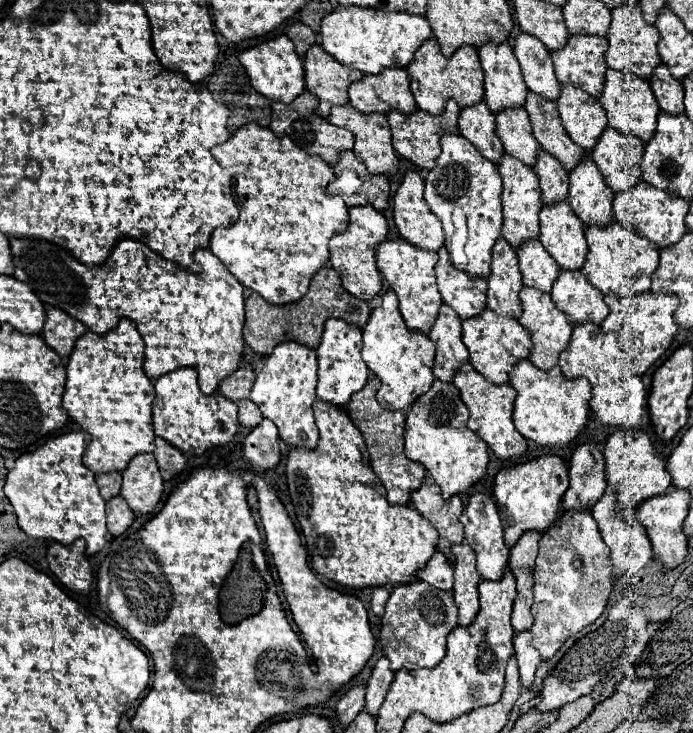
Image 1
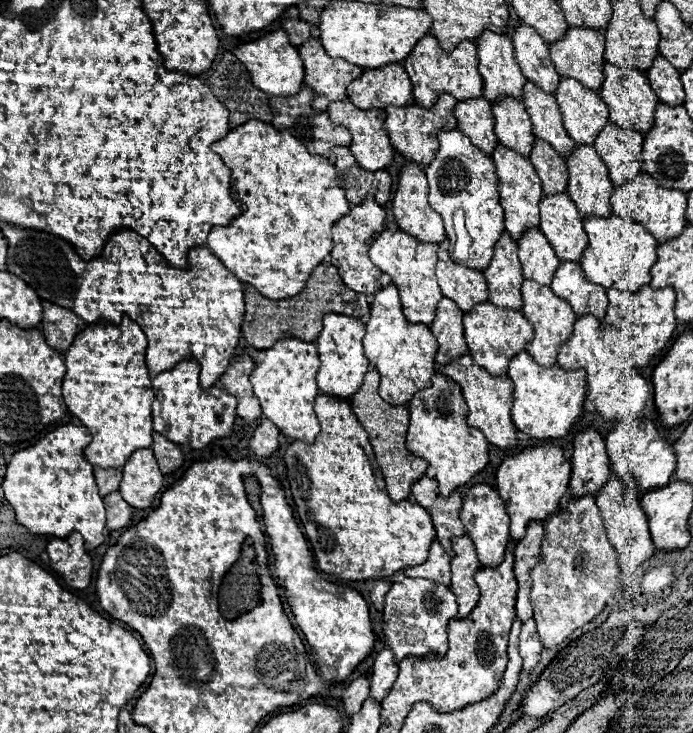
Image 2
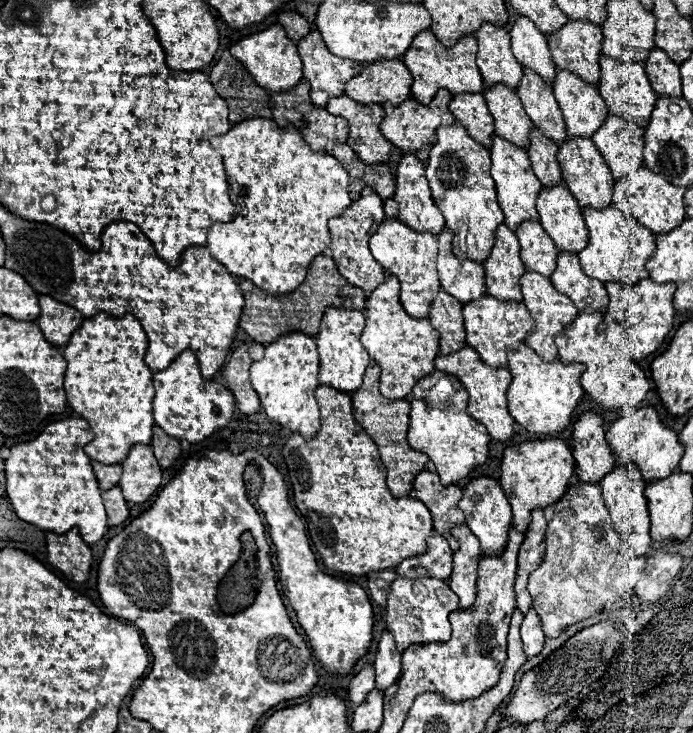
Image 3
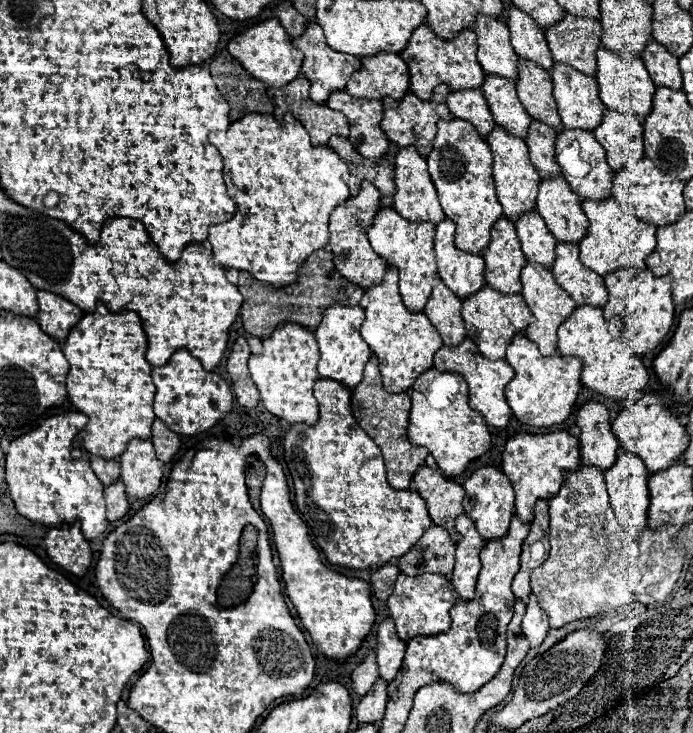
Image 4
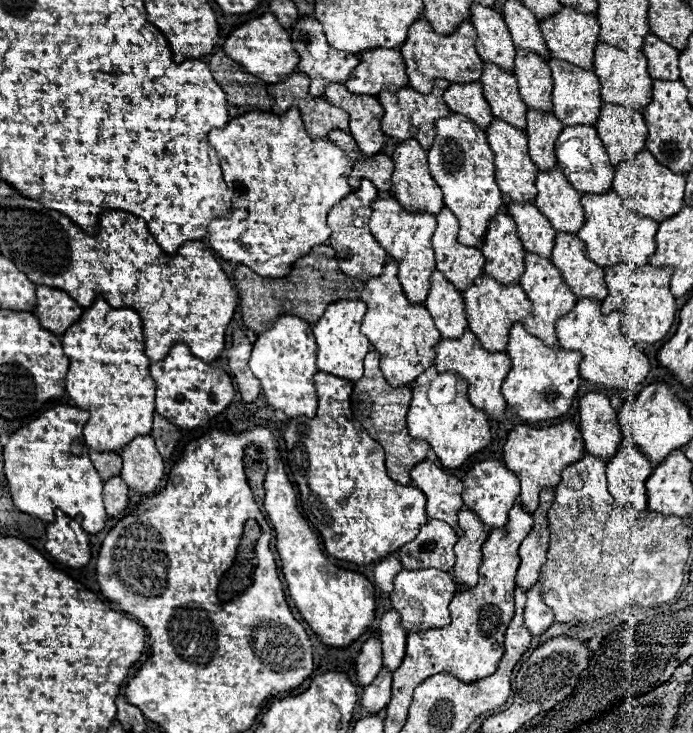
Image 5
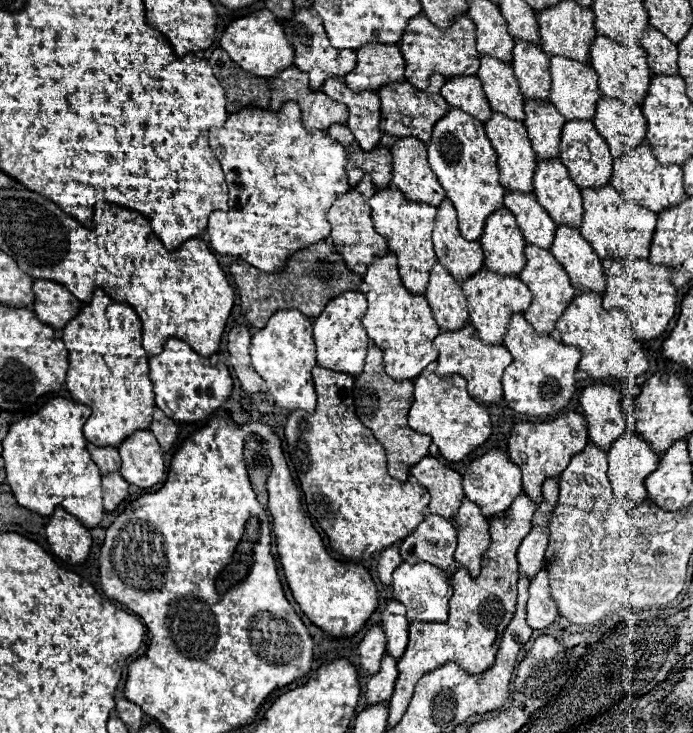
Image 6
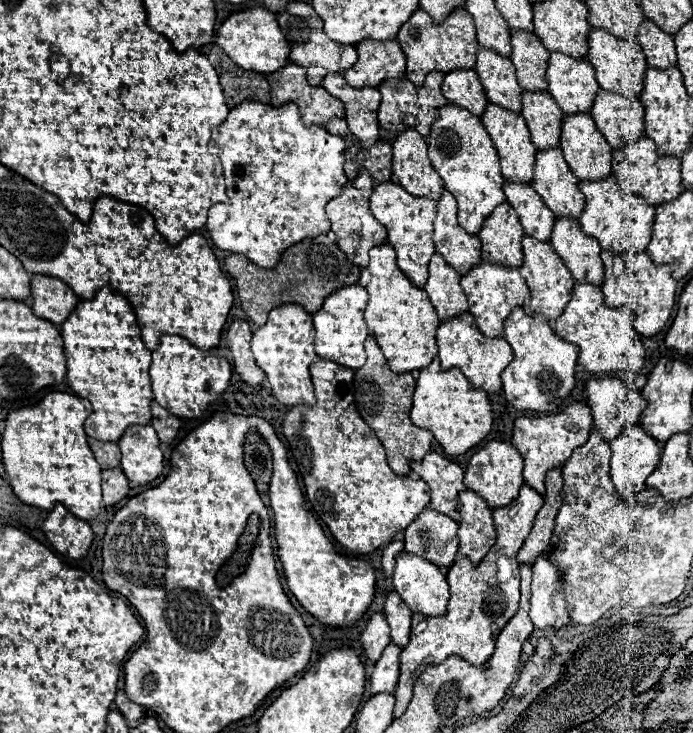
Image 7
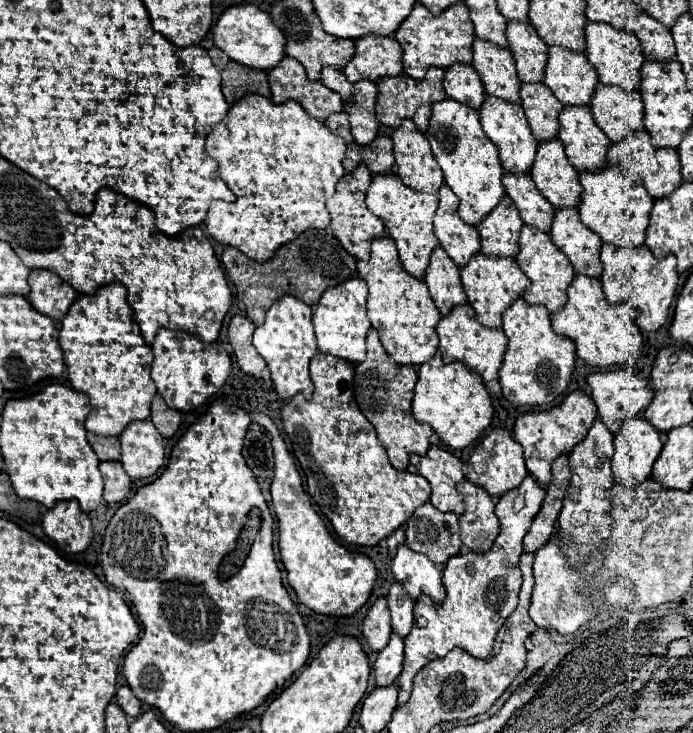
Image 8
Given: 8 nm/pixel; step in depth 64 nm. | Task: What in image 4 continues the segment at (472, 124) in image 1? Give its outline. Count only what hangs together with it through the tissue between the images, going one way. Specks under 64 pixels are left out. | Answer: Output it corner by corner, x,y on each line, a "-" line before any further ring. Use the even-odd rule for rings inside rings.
456,90
450,92
446,98
446,104
454,118
466,120
474,124
476,132
486,140
488,134
494,130
494,120
488,110
486,98
482,96
480,90

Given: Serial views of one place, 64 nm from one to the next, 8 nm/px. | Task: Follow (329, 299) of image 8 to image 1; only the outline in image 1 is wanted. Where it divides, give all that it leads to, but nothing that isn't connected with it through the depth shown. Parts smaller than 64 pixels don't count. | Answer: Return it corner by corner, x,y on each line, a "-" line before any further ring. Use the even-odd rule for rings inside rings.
336,318
326,320
322,342
316,348
316,352
318,352
318,388
316,388
318,400
344,408
348,404
350,396
360,392
366,386
370,370
366,368
366,364
360,358
360,348
362,348
362,330
360,328
350,326

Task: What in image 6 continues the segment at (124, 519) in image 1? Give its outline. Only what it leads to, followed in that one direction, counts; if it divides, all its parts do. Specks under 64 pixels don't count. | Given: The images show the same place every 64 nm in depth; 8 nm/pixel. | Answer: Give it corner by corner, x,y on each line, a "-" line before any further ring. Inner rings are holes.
112,472
102,478
102,486
104,486
104,508
106,512
114,512
128,496
128,482
118,472

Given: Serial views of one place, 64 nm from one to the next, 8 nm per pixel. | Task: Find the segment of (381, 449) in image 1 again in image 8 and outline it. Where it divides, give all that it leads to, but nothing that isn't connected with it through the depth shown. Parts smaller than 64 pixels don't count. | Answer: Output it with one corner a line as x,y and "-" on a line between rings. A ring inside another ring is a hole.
376,330
368,332
366,346
368,346
368,358
356,366
356,374
354,374
354,398
362,414
374,424
378,440
386,446
390,464
394,468
406,470
408,458
412,454
424,456
430,450
430,436
434,434
428,424
420,424
410,416
412,396
416,386
416,372
412,366
396,366
390,360
390,356
384,352
378,340

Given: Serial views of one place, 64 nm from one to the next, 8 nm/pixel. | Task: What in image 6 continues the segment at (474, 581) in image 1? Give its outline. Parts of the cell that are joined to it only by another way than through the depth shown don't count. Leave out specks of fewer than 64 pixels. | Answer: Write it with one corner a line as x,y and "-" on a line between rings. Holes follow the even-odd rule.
462,500
462,506
458,508
456,516
460,524
458,532
458,546
456,546
456,564
458,568
466,568
466,572
474,578
480,574
480,560
490,544
490,532
488,532
488,520
482,516
480,508
470,502

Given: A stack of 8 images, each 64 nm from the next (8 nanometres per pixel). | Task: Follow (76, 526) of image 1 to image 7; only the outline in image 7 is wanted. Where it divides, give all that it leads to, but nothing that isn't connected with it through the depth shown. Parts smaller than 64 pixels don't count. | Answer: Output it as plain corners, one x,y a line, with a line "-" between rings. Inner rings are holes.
50,392
36,406
26,406
12,410
6,418
6,430
2,434
2,452
8,482
20,502
36,506
40,510
52,510
56,504
62,504
74,512
80,520
94,520
102,508
102,486
100,486
100,466
94,460
94,454
88,448
84,434
84,420
90,416
90,402
64,392

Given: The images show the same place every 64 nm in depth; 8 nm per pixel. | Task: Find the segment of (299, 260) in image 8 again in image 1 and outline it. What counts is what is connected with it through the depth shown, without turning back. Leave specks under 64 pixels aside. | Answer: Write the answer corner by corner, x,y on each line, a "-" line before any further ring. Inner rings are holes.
322,268
312,278
308,294
294,304
274,306
274,304
268,304
256,292
250,292
250,296
246,298
246,324
244,324
246,344
256,354
262,354
262,356
270,356
276,344
284,344
284,342
300,342
308,348
318,348
322,328
328,318
340,318
348,324
364,328
370,318
370,306
368,302
362,302
344,290
338,274
332,268

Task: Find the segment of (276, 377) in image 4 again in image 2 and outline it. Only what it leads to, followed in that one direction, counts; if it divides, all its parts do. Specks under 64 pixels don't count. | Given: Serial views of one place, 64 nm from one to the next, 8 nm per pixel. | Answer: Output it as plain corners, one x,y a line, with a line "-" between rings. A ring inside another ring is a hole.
288,338
276,342
270,350
266,350
264,362
258,364
250,376
250,382
254,386
254,396
260,400
264,416
272,420
286,438
300,440
304,444
312,444
320,432
312,408
318,396
318,386
316,386
318,366
320,360
318,360
316,344

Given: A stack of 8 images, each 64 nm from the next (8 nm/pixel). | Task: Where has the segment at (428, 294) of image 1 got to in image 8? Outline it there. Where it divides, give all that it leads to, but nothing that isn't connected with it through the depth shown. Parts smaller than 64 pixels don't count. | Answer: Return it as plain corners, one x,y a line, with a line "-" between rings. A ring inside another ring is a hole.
386,174
386,176
372,178
372,184
366,194
366,204
368,204
370,212
374,212
374,216
378,216
384,222
388,236
394,240
394,244
398,248
398,256
400,256
404,270
408,274
412,274
414,278
422,280
430,254
438,246
434,228
432,228
432,218
438,208
438,196
416,192
416,190
404,186
398,176

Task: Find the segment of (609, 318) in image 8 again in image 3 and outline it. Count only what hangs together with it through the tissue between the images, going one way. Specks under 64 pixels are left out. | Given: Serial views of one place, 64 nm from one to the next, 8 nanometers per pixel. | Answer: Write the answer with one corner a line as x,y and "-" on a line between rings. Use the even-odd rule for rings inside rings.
580,312
578,318
572,322
572,326
558,336
556,340
558,346
558,356
562,364
584,364
586,372
582,374
582,388
586,394
598,402
598,406
606,412
620,412
620,414
630,414
642,408
642,402
650,390
650,384
644,376
644,372
638,368
638,364
618,352
614,346
606,342
606,326
604,318
600,312

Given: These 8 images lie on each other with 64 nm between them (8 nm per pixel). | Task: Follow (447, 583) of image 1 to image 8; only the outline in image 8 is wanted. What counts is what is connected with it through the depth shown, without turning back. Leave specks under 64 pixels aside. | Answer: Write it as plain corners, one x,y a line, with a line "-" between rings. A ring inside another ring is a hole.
424,504
406,522
406,544
414,552
430,556
436,564
444,564
462,548
458,516
440,512
432,504

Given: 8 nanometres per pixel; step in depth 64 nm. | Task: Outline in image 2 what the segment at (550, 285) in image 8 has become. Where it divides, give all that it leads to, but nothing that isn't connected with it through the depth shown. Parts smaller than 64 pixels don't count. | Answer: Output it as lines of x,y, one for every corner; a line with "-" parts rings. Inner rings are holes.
524,280
524,284
522,284
522,300
524,300
522,312
526,314
526,320
530,320
532,326
534,326
534,340
526,344
526,352
530,352
530,356
538,364
542,364
546,368
554,366
560,344
566,338
570,338
572,326
576,322
576,314
572,312
572,308
564,300
560,300
558,296
554,296
550,288
540,286
534,280

